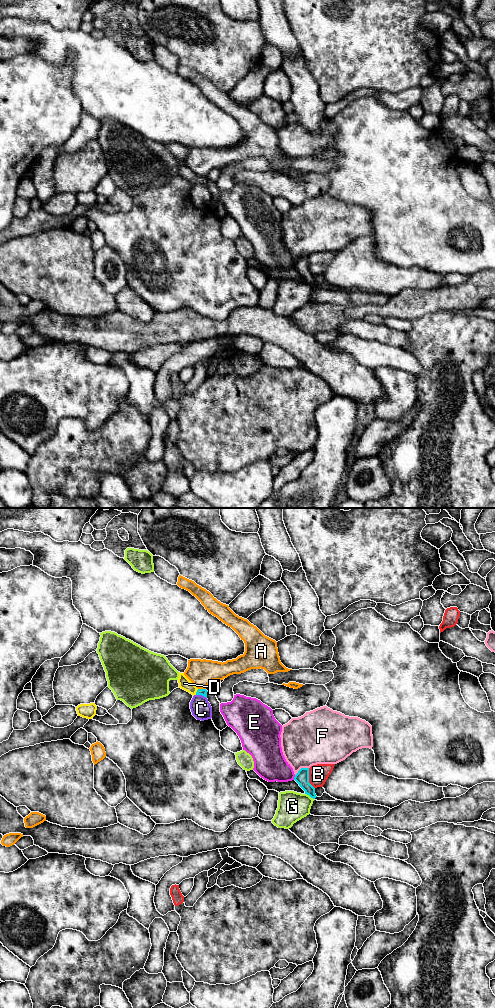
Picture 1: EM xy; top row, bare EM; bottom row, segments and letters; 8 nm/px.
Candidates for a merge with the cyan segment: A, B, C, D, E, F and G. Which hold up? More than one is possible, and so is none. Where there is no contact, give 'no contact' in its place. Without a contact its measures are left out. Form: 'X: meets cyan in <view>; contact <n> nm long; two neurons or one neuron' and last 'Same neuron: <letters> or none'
A: meets cyan in xy; contact 60 nm long; two neurons
B: meets cyan in xy; contact 180 nm long; two neurons
C: meets cyan in xy; contact 90 nm long; two neurons
D: meets cyan in xy; contact 50 nm long; one neuron
E: meets cyan in xy; contact 40 nm long; two neurons
F: meets cyan in xy; contact 130 nm long; two neurons
G: meets cyan in xy; contact 90 nm long; two neurons
Same neuron: D

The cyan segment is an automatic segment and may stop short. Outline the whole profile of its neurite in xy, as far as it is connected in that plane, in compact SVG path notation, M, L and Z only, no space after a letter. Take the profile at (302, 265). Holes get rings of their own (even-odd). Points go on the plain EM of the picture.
M301 256L295 263L294 268L305 279L305 282L315 287L315 276L309 271L309 256Z

